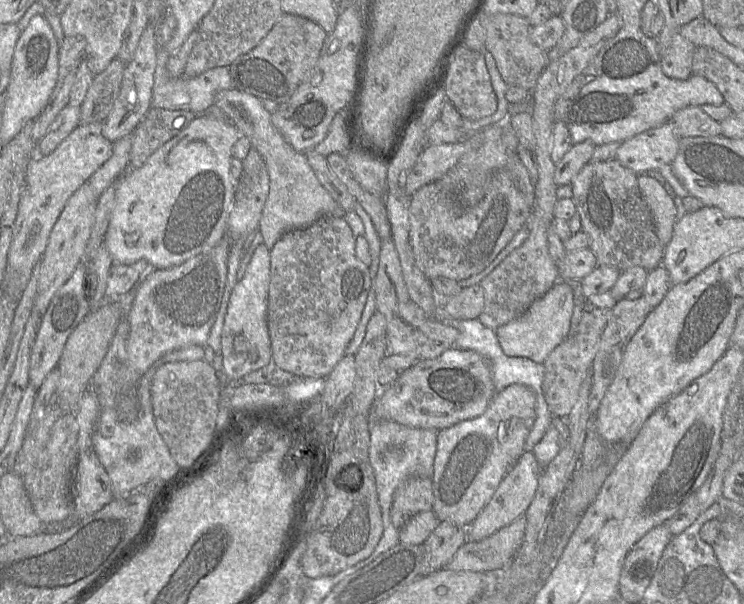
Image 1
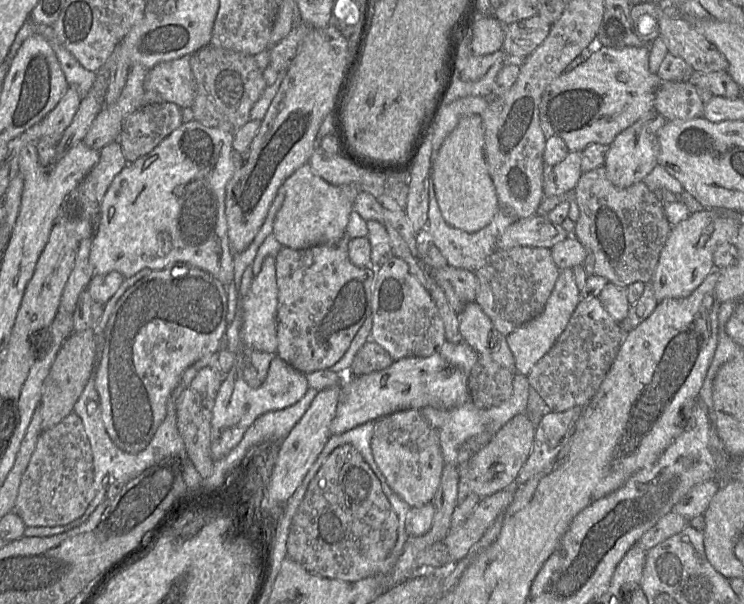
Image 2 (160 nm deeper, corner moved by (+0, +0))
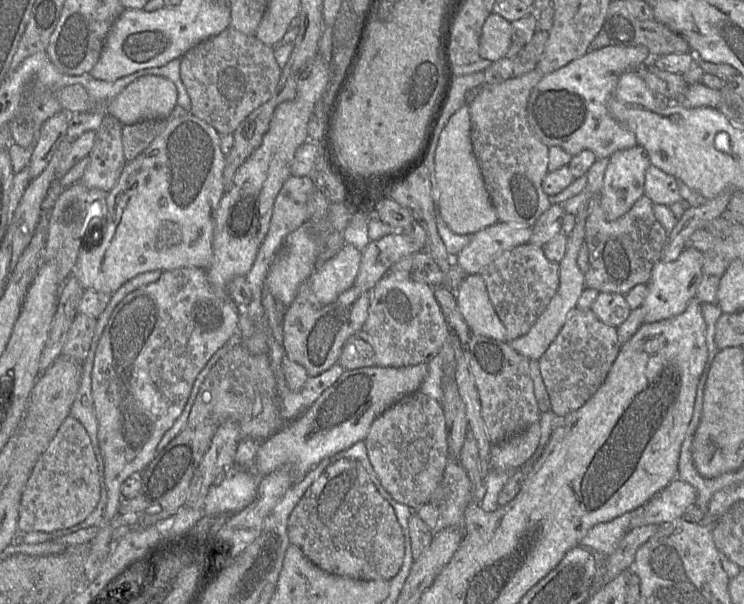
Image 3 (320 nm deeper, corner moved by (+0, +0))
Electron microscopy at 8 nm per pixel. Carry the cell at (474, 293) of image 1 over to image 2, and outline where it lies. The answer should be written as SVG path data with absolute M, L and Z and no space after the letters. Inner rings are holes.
M449 265L430 271L456 314L460 314L469 303L476 300L478 281L474 272Z

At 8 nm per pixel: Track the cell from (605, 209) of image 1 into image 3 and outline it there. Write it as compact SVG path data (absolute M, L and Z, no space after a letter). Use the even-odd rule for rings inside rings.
M590 195L584 243L588 248L586 287L599 292L627 294L634 286L647 283L654 265L660 260L668 233L656 219L653 202L641 196L620 218L610 221L600 204L600 195Z

